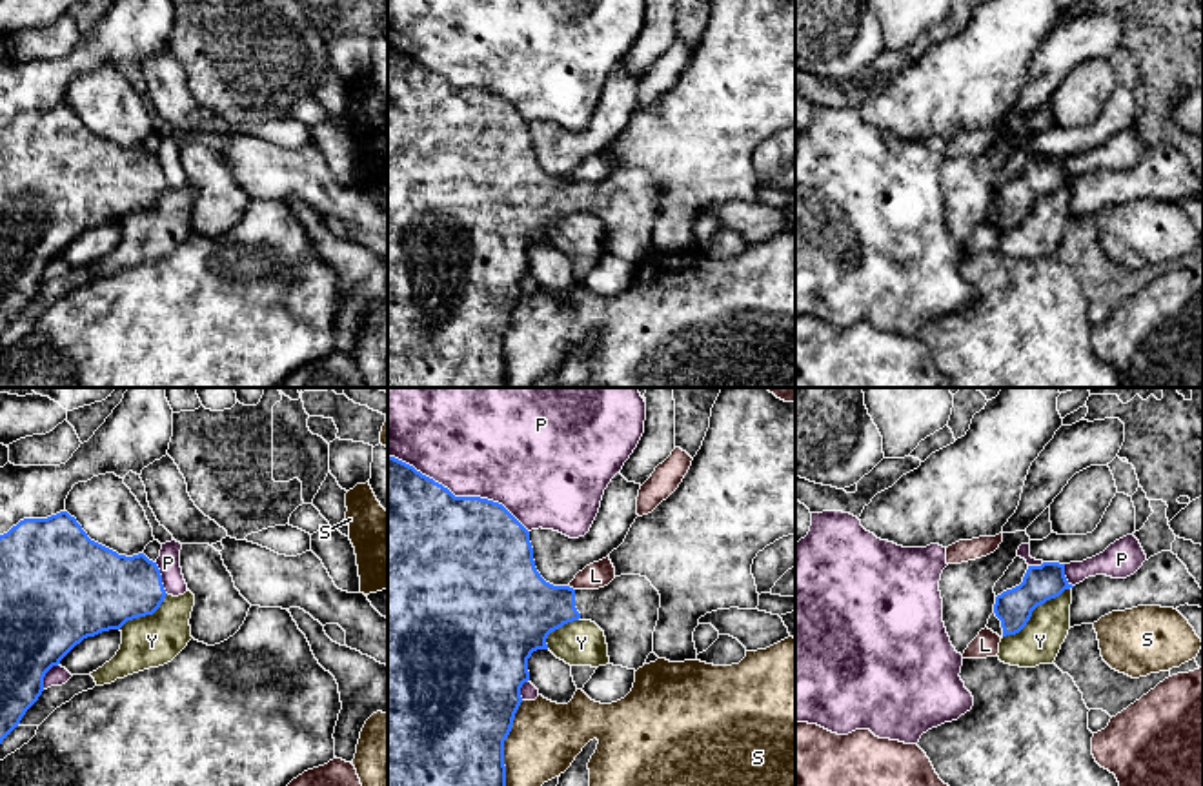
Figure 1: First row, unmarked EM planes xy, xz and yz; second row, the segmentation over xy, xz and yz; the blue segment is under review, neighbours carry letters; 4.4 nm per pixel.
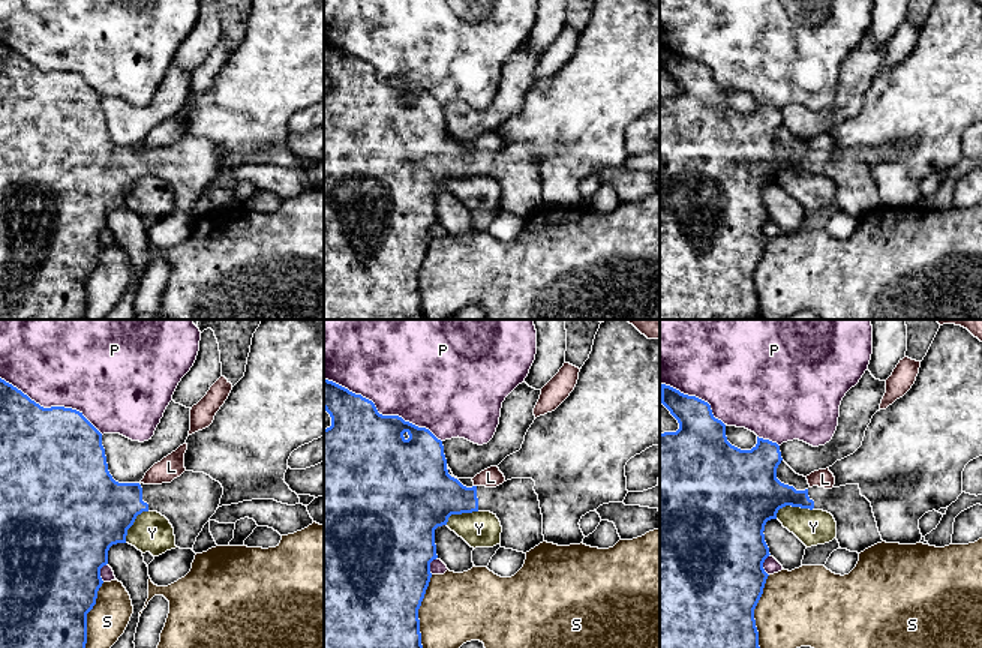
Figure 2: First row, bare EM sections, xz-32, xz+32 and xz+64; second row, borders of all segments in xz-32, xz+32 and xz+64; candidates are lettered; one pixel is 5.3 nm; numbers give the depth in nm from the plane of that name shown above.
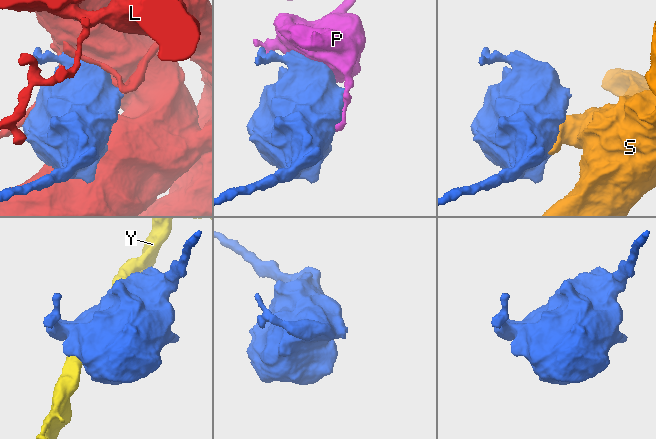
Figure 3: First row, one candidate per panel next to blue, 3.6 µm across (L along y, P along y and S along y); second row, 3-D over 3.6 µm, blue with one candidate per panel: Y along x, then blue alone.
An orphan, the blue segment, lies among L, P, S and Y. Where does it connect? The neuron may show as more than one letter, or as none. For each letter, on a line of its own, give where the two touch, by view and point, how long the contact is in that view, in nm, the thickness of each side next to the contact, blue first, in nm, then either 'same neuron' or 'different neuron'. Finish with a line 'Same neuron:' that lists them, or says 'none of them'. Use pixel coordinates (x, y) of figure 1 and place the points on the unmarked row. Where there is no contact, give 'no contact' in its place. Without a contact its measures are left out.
L: meets blue in xz at (572, 181); contact 40 nm long; 340 nm thick on the blue side, 120 nm on the other; different neuron
P: meets blue in xz at (459, 90); contact 700 nm long; 500 nm thick on the blue side, 400 nm on the other; different neuron
S: meets blue in xz at (503, 341); contact 420 nm long; 500 nm thick on the blue side, 320 nm on the other; different neuron
Y: meets blue in yz at (1034, 201); contact 380 nm long; 160 nm thick on the blue side, 190 nm on the other; different neuron
Same neuron: none of them

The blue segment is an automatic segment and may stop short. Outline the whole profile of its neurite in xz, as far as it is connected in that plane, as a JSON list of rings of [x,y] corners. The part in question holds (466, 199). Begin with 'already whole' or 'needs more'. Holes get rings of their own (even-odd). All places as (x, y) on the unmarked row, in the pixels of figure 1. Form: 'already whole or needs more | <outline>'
needs more | [[[388,47],[388,388],[508,388],[504,333],[522,295],[521,280],[530,273],[531,246],[548,242],[548,227],[564,217],[579,211],[591,213],[604,224],[610,257],[637,264],[653,244],[659,200],[659,184],[641,167],[615,169],[599,182],[573,182],[546,175],[535,160],[530,124],[502,96],[480,89],[455,89],[413,58]]]

